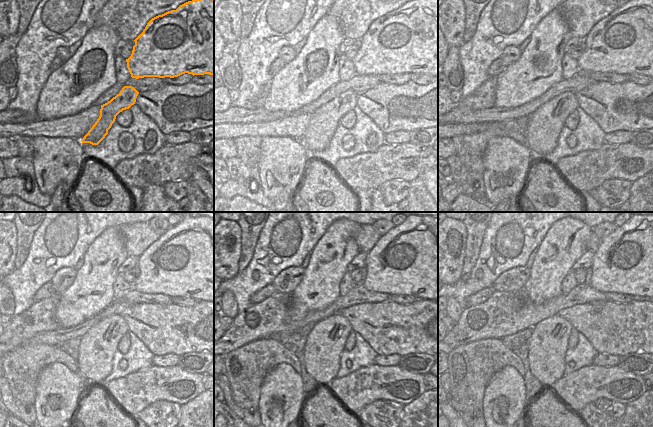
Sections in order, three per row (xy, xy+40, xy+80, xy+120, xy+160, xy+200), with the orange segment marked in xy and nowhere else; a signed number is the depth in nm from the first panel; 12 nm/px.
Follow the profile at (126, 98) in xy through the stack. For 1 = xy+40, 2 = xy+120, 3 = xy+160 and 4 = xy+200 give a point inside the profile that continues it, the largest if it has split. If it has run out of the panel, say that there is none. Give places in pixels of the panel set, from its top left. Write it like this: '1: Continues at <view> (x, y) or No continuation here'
1: Continues at xy+40 (324, 120)
2: Continues at xy+120 (97, 346)
3: Continues at xy+160 (325, 342)
4: Continues at xy+200 (548, 343)

